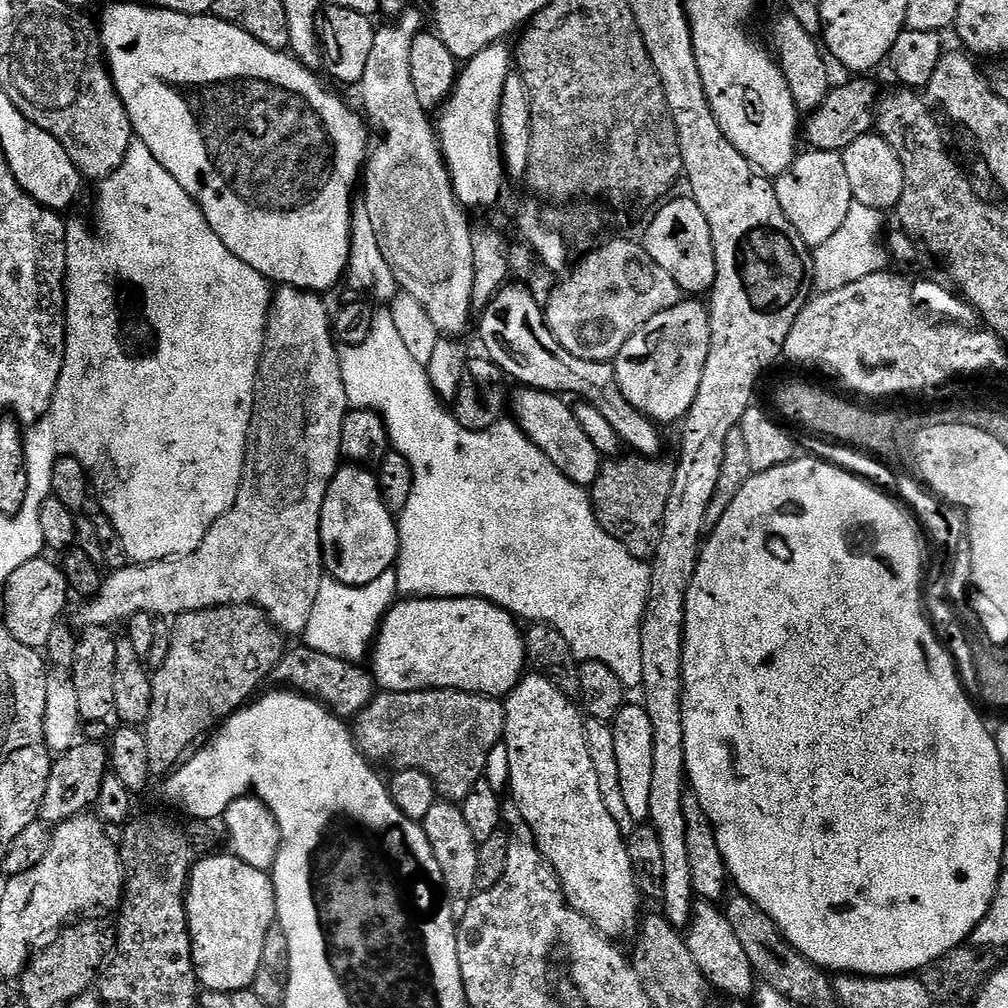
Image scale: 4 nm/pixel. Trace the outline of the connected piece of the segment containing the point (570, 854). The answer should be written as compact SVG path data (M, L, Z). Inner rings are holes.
M539 674L525 675L503 701L502 744L505 749L508 747L508 784L512 787L510 800L530 826L538 850L558 874L568 905L583 914L602 935L617 938L623 932L632 934L637 931L642 919L642 897L634 878L625 833L618 822L614 822L610 810L606 810L606 802L598 786L598 773L594 770L594 762L590 762L590 750L584 737L585 717L581 709L572 704L575 703Z

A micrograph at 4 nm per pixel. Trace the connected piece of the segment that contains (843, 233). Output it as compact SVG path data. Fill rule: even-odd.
M853 201L844 224L836 230L836 234L815 247L812 252L813 289L819 293L829 293L840 290L872 273L885 271L890 261L887 247L878 240L877 222L874 210L864 203Z

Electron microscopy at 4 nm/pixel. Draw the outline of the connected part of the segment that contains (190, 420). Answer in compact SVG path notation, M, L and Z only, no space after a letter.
M133 139L130 150L126 150L126 158L122 162L122 166L118 170L114 170L114 174L110 174L105 180L99 181L97 188L100 189L96 192L96 228L104 237L99 240L98 237L92 236L91 230L80 220L71 221L68 224L68 233L66 234L68 274L64 278L64 365L62 366L62 374L58 378L58 386L54 390L52 401L48 406L48 412L31 425L30 431L27 433L26 463L29 471L44 470L44 472L48 472L51 471L52 463L59 460L60 457L75 456L76 460L82 462L82 466L87 470L91 491L94 493L95 499L96 496L100 499L100 512L113 524L129 561L149 564L155 560L165 560L171 556L177 558L188 556L200 545L202 538L206 538L210 526L214 526L214 522L218 522L218 518L222 518L222 514L226 514L230 510L230 506L236 504L244 473L244 455L248 449L248 431L254 410L255 380L260 357L264 355L268 330L268 307L272 305L273 289L270 287L269 281L265 280L262 274L258 274L258 270L246 266L246 262L242 262L242 258L238 258L234 254L230 254L230 250L226 250L222 238L218 238L218 234L214 234L214 230L206 222L202 210L194 202L194 198L190 198L190 194L186 194L186 190L182 190L182 186L178 186L178 178L174 178L174 174L170 174L170 170L166 170L166 166L162 166L158 162L158 158L154 158L154 154L150 154L150 146L146 146L146 142Z

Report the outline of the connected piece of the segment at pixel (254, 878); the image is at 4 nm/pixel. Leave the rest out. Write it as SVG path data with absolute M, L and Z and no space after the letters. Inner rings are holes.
M234 854L216 855L205 855L193 863L184 905L192 939L192 967L199 987L231 994L253 987L267 931L278 920L276 891L268 872L246 866Z

